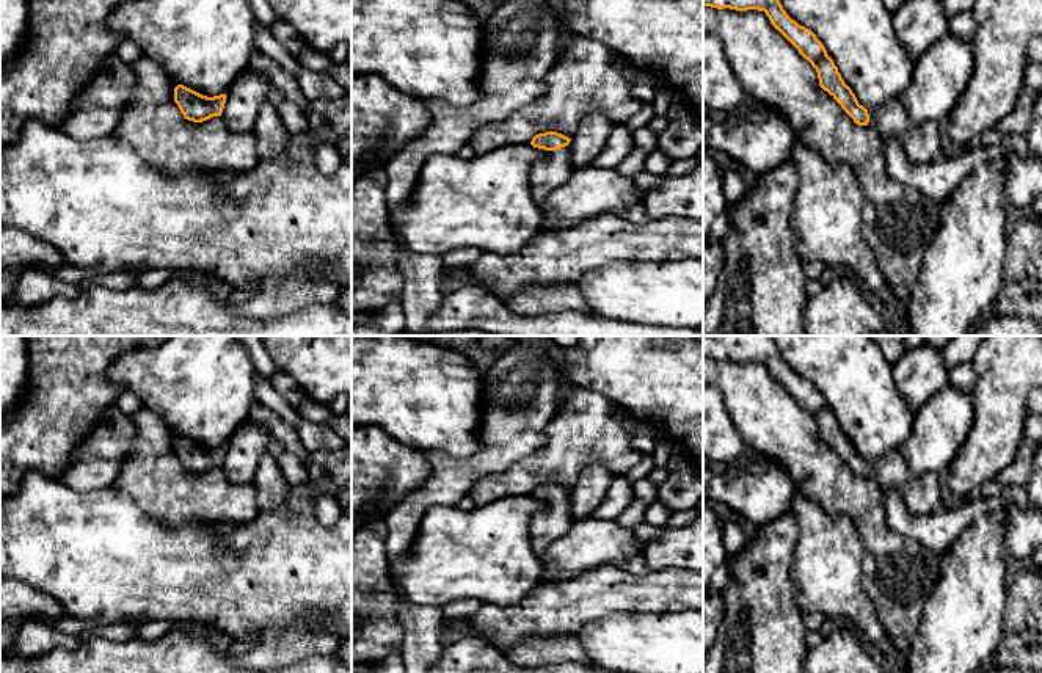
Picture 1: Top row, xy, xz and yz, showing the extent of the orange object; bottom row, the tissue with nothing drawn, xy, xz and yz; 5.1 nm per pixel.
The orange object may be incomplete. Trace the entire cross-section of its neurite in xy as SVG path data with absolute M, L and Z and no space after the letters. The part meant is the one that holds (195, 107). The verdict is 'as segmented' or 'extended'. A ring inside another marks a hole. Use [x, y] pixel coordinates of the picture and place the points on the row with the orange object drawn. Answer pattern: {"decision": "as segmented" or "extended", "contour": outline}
{"decision": "as segmented", "contour": "M184 85L174 88L174 102L185 119L193 122L202 122L213 116L221 116L226 94L207 97Z"}

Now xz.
{"decision": "extended", "contour": "M557 132L538 133L530 141L534 147L548 152L546 157L538 160L530 169L532 195L540 209L548 195L563 185L574 171L570 158L570 141L571 138Z"}

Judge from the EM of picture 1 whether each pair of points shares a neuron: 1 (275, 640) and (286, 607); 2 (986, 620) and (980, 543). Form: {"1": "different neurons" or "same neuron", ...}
{"1": "different neurons", "2": "same neuron"}

